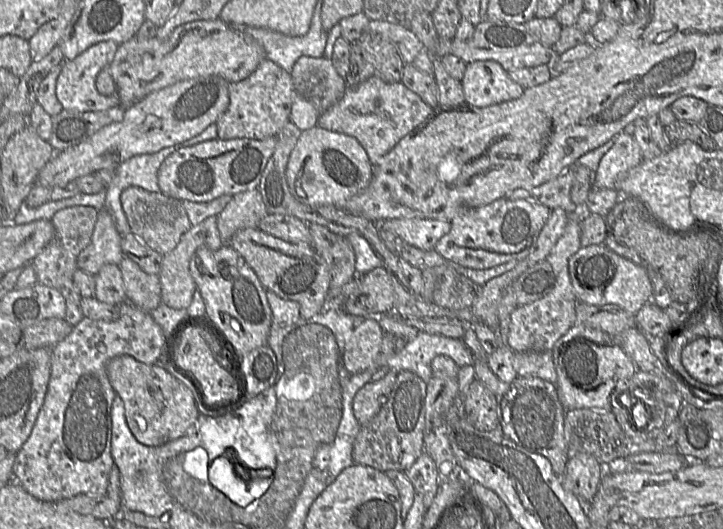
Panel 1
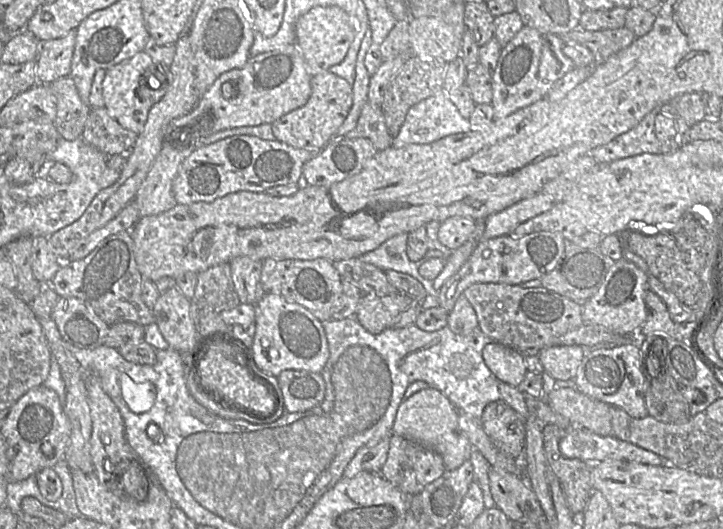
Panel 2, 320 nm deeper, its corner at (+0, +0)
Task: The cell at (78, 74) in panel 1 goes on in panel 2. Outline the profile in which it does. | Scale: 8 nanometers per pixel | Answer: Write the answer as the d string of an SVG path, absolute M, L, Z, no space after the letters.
M140 51L128 60L112 66L105 70L105 76L102 82L102 95L104 107L108 114L117 120L124 128L132 130L139 134L145 125L148 113L151 107L156 103L146 102L137 94L137 90L141 85L143 78L146 78L148 73L154 78L154 72L162 69L166 74L166 68L169 66L160 63L155 63L152 57L145 51Z

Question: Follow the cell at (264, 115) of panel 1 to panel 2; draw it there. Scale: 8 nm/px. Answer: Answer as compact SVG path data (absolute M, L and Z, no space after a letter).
M328 70L314 73L307 103L271 124L275 139L296 148L324 148L346 119L352 104L352 84Z

